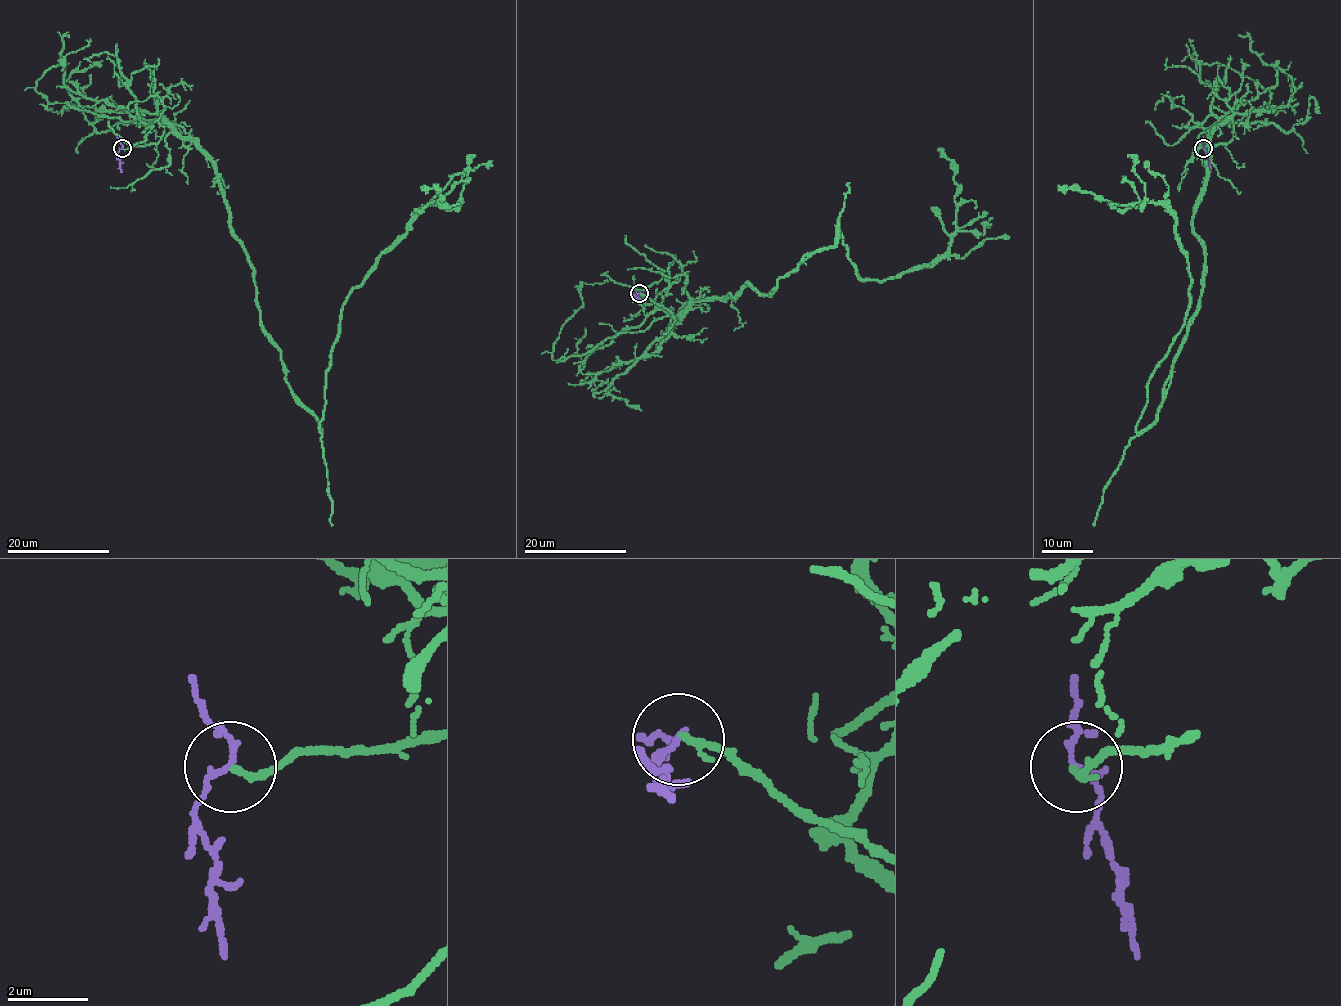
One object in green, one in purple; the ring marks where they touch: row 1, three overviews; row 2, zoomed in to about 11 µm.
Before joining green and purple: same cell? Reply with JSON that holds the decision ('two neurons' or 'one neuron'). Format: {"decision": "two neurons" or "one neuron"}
{"decision": "two neurons"}

